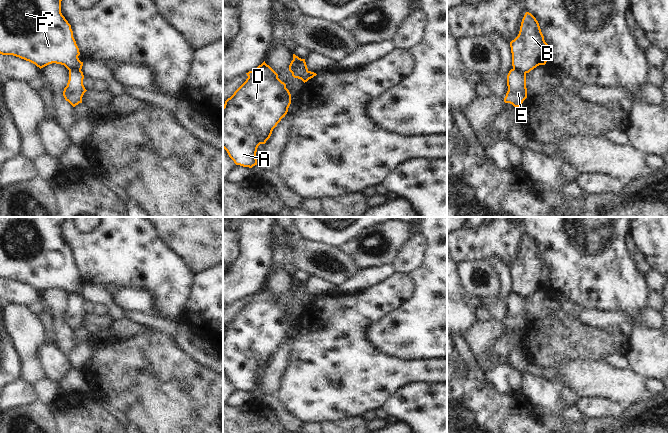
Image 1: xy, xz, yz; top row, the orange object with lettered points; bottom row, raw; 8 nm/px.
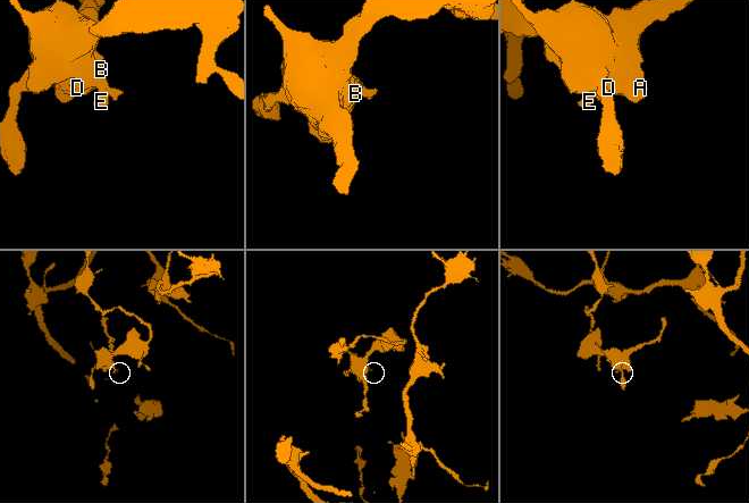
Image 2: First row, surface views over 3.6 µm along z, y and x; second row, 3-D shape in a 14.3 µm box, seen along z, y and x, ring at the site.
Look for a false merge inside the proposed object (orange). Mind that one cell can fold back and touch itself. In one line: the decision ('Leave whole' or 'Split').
Split.

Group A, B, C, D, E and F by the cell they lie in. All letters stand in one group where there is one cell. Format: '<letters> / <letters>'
A B C D F / E

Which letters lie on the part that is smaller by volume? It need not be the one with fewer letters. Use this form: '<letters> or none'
E.

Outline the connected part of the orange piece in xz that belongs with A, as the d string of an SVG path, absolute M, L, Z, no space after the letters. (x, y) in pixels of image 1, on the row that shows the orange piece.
M265 61L246 74L246 81L223 106L223 148L236 165L252 168L257 165L258 146L266 143L273 129L287 114L291 94L286 84Z

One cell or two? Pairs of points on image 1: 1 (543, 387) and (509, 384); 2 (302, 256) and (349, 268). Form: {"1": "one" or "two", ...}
{"1": "two", "2": "one"}

